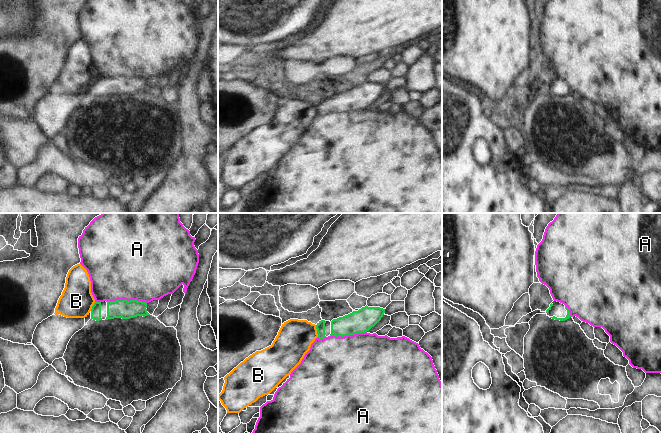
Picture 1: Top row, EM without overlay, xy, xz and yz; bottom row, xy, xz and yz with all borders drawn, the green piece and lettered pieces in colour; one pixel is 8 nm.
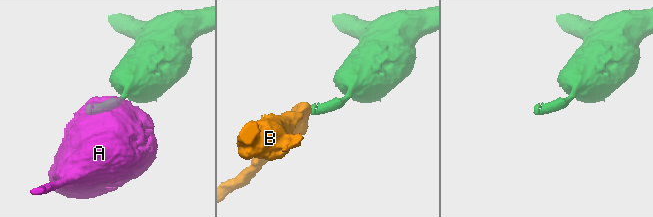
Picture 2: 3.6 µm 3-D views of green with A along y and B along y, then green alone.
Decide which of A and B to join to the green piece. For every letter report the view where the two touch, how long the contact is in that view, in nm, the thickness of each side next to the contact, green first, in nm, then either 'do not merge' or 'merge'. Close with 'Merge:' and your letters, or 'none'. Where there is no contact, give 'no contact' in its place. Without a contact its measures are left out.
A: contact in xy; length 320 nm; calibres 150 and 500 nm; do not merge
B: contact in xz; length 110 nm; calibres 70 and 280 nm; do not merge
Merge: none

